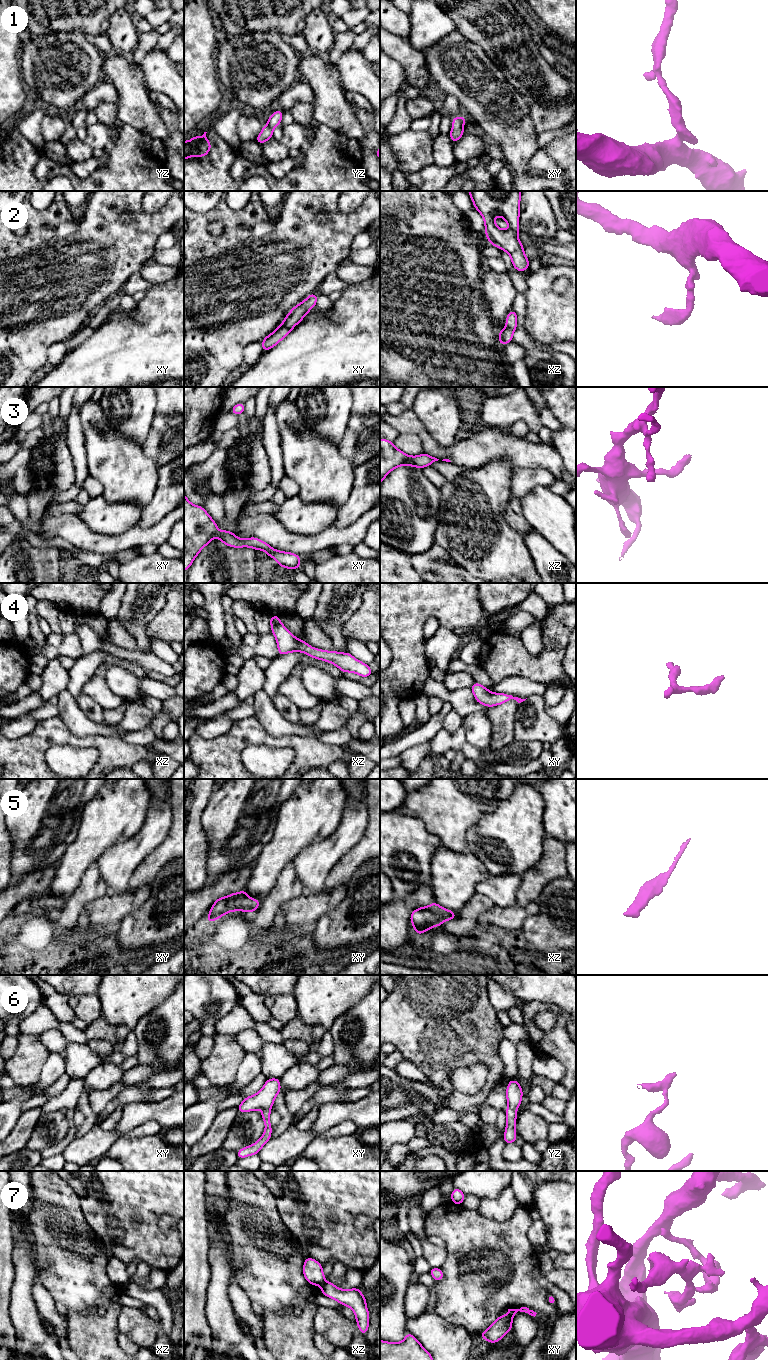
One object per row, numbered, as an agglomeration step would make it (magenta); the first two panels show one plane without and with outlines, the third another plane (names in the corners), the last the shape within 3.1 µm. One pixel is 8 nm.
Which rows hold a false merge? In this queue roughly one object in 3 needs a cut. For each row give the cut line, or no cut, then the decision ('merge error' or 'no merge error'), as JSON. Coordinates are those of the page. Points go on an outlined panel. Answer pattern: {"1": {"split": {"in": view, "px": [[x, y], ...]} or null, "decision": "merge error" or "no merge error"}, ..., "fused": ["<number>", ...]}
{"1": {"split": null, "decision": "no merge error"}, "2": {"split": null, "decision": "no merge error"}, "3": {"split": null, "decision": "no merge error"}, "4": {"split": null, "decision": "no merge error"}, "5": {"split": null, "decision": "no merge error"}, "6": {"split": null, "decision": "no merge error"}, "7": {"split": {"in": "xz", "px": [[324, 1282], [321, 1284]]}, "decision": "merge error"}, "fused": ["7"]}

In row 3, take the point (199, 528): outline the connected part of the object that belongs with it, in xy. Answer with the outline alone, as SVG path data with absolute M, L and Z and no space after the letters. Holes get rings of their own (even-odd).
M184 493L184 571L190 568L202 548L216 536L229 547L263 550L277 561L278 566L291 570L300 568L301 557L297 554L275 550L256 537L241 539L229 530L219 531L216 522L205 509L189 502Z

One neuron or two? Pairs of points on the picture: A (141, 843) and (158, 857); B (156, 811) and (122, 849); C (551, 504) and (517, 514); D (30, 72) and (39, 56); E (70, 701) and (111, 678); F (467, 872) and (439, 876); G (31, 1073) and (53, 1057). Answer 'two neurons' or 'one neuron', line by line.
A: two neurons
B: one neuron
C: two neurons
D: one neuron
E: two neurons
F: one neuron
G: two neurons

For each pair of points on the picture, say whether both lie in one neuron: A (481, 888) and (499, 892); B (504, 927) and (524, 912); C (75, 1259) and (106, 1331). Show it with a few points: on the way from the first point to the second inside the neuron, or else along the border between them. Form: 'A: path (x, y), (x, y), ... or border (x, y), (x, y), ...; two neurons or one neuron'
A: path (485, 888), (495, 888); one neuron
B: path (509, 922), (519, 914); one neuron
C: path (76, 1277), (79, 1286), (91, 1298), (92, 1313); one neuron

